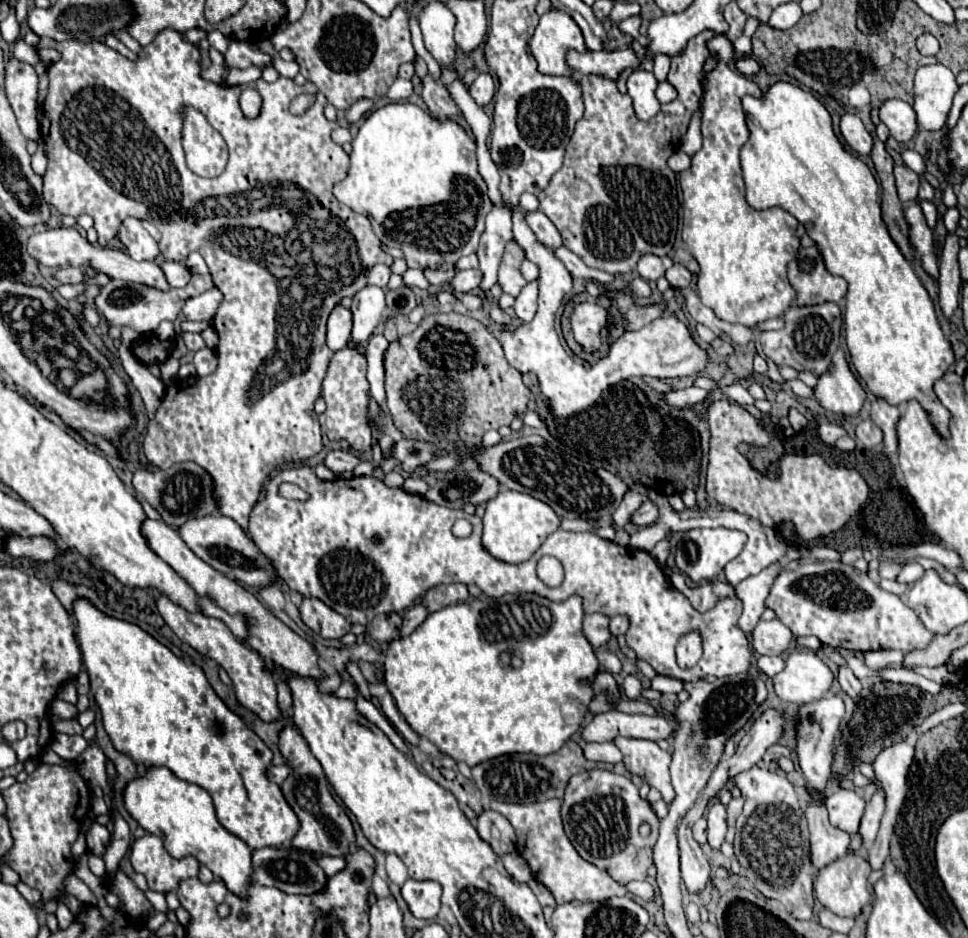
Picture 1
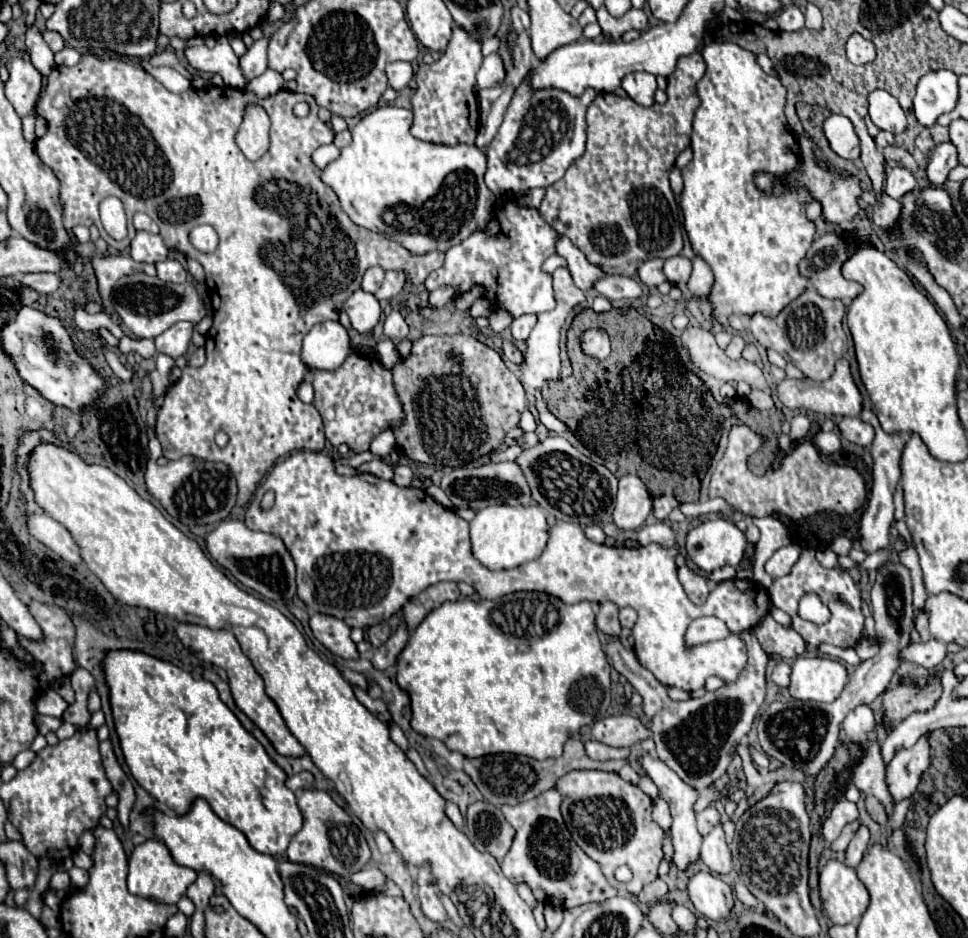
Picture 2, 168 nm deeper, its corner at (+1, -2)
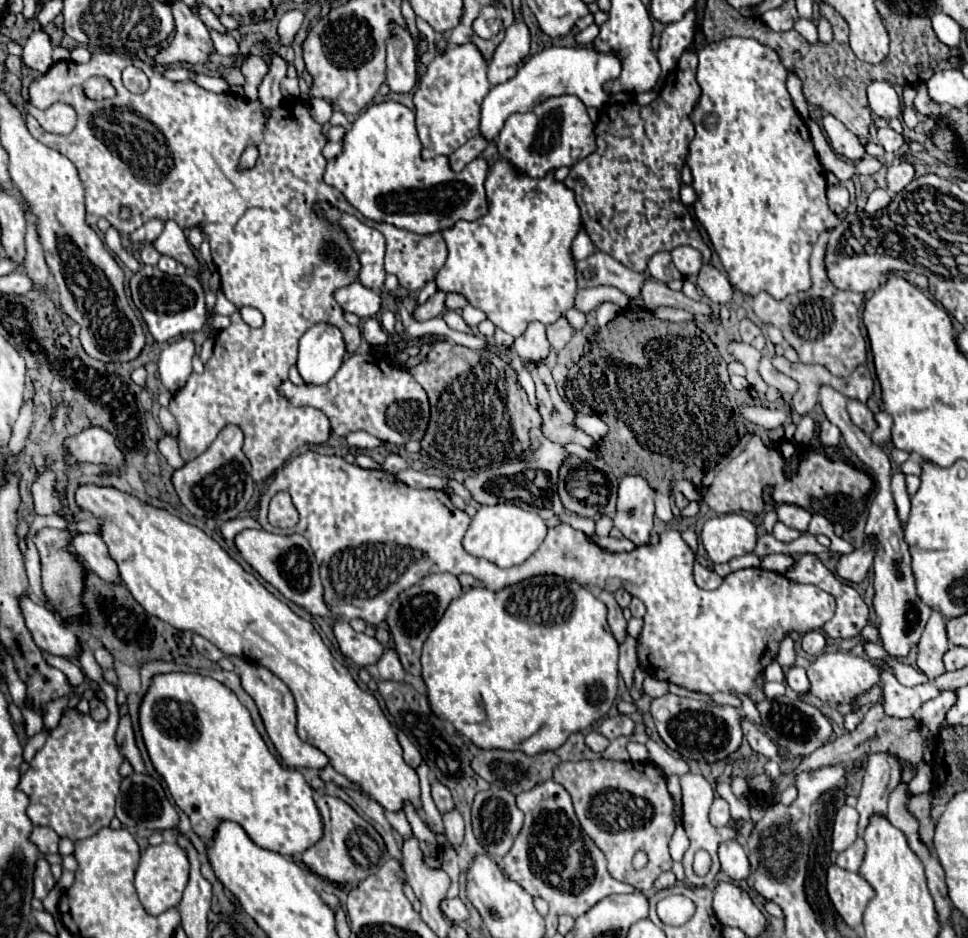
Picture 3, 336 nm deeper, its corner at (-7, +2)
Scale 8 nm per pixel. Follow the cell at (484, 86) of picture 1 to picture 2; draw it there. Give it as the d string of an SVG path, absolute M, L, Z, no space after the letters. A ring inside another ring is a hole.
M494 52L490 56L484 58L484 64L482 68L478 70L478 88L490 88L494 84L500 84L504 80L506 72L504 72L504 66L502 66L502 58Z

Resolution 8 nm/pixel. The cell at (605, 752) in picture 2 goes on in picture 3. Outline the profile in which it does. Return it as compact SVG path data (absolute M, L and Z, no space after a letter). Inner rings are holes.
M588 732L588 734L586 734L586 746L588 746L592 752L602 752L602 750L608 746L608 740L606 740L600 732Z

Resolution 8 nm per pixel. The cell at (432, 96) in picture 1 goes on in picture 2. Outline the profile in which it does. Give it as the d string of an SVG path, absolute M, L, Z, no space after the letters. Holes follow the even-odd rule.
M462 26L452 28L452 38L444 54L430 66L422 64L416 80L418 90L412 98L412 112L414 112L414 126L412 134L420 140L438 142L438 144L474 144L480 124L478 114L478 100L474 94L476 72L482 64L482 42L472 38Z

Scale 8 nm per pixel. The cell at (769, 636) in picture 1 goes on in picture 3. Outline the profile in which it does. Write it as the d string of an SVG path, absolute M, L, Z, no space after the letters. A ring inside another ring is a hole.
M812 630L802 638L802 650L810 656L818 656L824 648L826 648L826 638L818 630Z

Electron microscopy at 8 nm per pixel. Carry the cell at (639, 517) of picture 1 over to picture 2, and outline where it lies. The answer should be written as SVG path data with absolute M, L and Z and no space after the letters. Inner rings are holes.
M664 494L664 496L654 498L654 508L652 508L654 518L656 518L656 520L666 520L668 514L670 514L670 510L672 510L674 506L678 506L678 500L676 500L672 494Z

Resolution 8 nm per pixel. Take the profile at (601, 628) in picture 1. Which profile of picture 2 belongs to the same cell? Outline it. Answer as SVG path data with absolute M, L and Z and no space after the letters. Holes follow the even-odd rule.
M604 602L596 614L596 628L602 636L620 638L620 622L618 622L618 606Z

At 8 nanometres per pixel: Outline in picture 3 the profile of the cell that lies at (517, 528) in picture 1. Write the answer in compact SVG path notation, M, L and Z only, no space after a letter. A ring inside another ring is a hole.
M514 504L480 506L464 534L462 546L468 554L476 558L484 558L500 568L510 568L530 558L538 550L538 546L544 542L546 532L548 528L536 512L526 512Z

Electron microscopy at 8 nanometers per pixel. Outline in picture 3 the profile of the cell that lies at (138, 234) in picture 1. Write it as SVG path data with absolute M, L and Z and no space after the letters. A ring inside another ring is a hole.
M166 220L164 222L164 230L162 234L154 240L154 246L160 254L166 254L166 256L172 256L176 258L178 262L182 262L184 266L192 268L192 272L200 274L202 272L202 266L194 254L194 250L188 246L188 240L182 232L182 228L172 222L172 220Z

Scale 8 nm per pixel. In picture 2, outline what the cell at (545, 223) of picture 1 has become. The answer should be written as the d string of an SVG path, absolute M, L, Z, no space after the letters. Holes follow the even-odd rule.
M566 236L558 238L558 242L556 242L556 254L560 254L562 258L566 258L568 268L572 272L572 278L574 278L574 282L576 282L576 286L580 290L590 290L592 282L604 276L604 272L598 266L592 266L584 258L584 254Z

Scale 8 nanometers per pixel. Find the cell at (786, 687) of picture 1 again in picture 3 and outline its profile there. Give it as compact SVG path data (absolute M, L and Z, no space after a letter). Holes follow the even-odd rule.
M824 652L820 654L808 668L808 678L812 682L810 694L820 698L822 702L828 704L850 704L852 700L860 698L862 694L866 694L868 690L872 690L874 686L878 686L880 682L880 672L882 668L868 660L868 658L860 658L854 656L852 652Z

